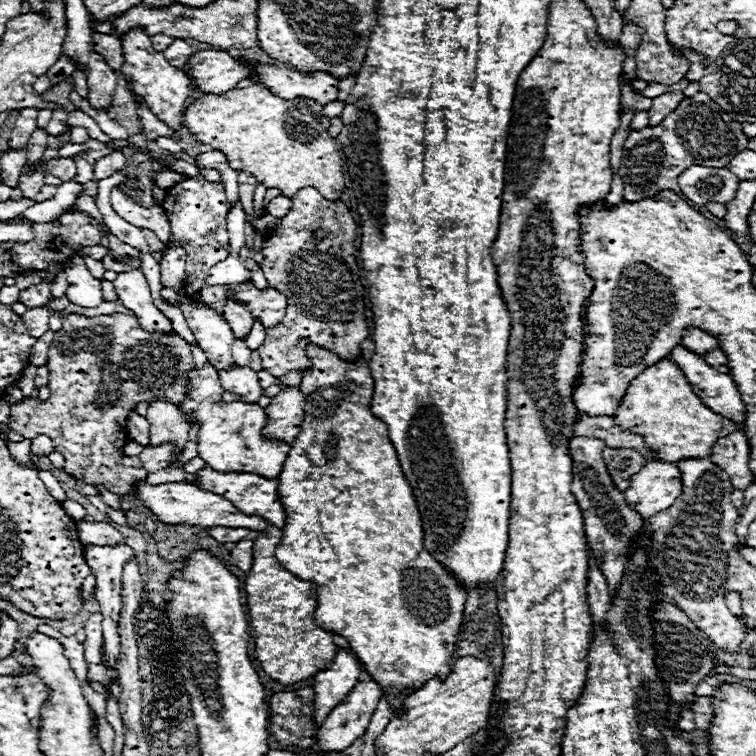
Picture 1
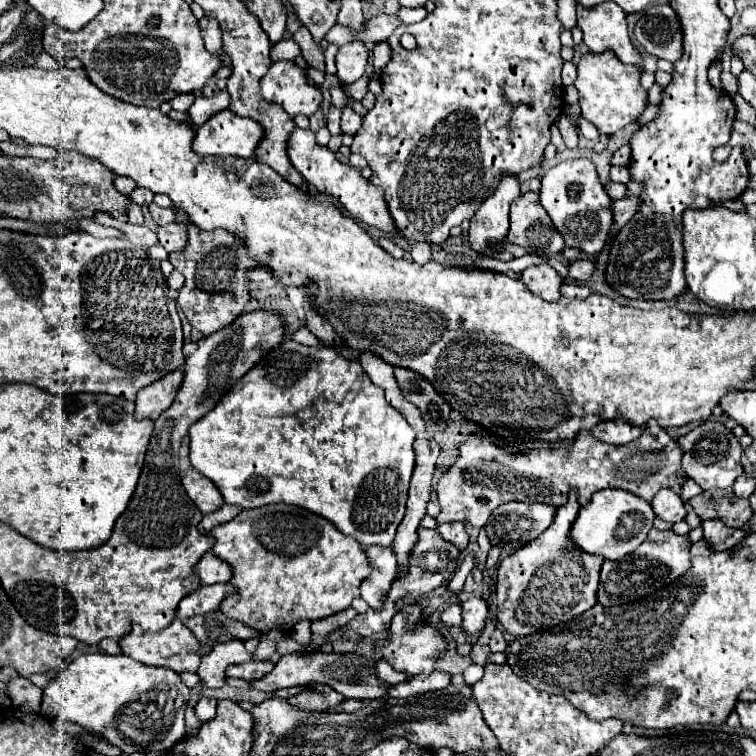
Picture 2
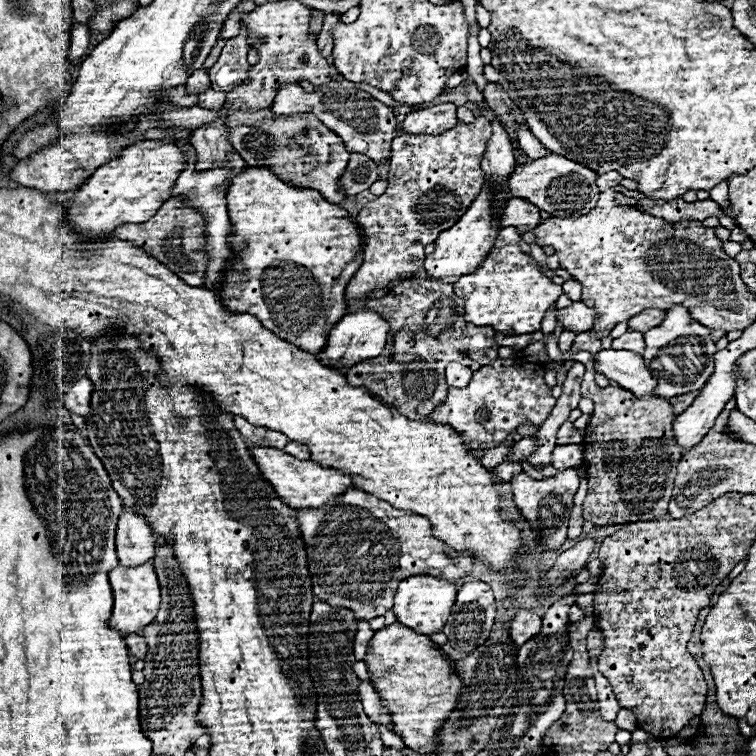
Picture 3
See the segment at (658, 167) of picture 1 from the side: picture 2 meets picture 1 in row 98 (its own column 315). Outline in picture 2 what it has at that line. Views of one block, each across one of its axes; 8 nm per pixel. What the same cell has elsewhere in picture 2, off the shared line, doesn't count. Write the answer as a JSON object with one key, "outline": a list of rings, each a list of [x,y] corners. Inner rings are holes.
{"outline":[[[308,684],[304,694],[296,694],[296,696],[288,696],[286,698],[288,704],[292,708],[298,710],[312,710],[312,712],[324,712],[340,702],[344,702],[344,696],[334,692],[330,686],[326,684]]]}

